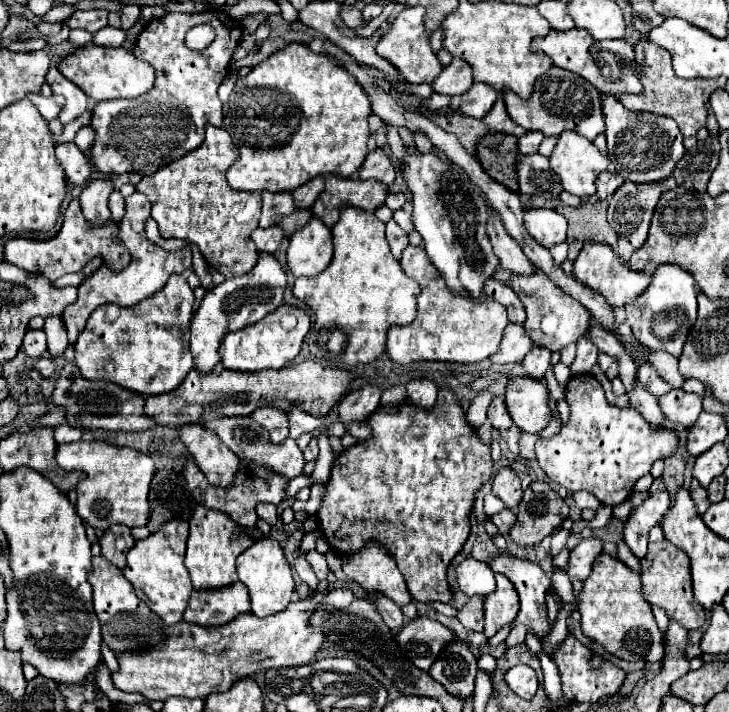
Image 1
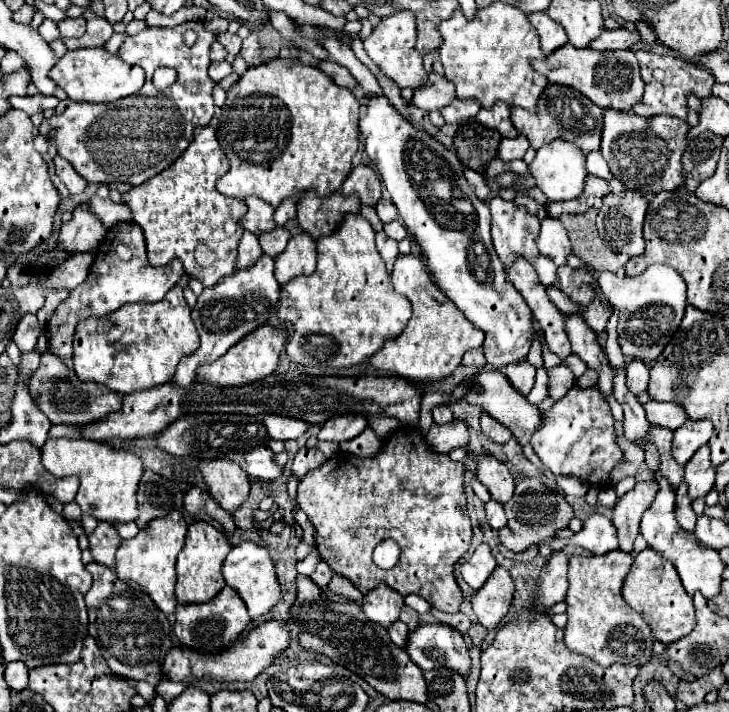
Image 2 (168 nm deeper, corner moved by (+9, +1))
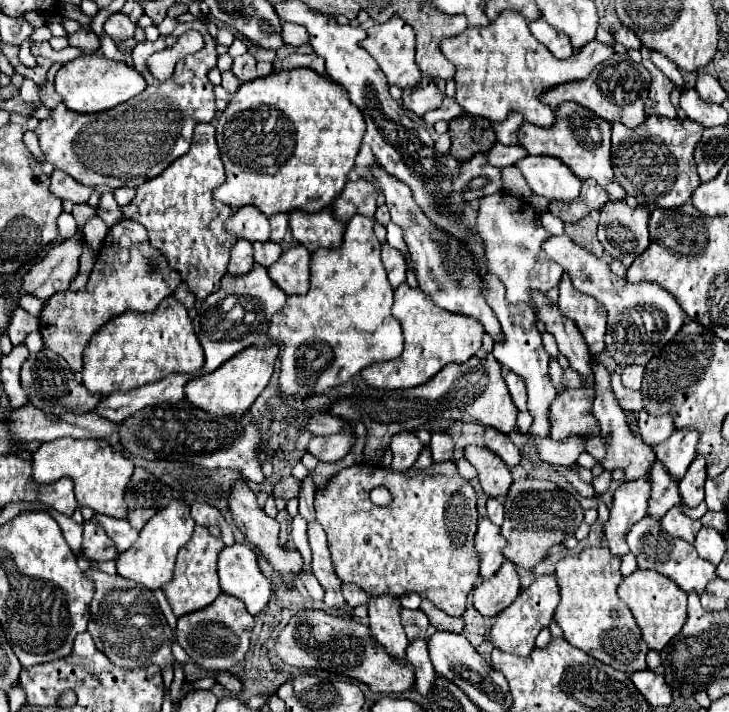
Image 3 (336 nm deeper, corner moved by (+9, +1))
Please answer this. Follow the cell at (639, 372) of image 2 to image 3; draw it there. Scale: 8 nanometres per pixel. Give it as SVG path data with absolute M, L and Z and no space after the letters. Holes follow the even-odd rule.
M628 365L622 369L622 385L628 389L640 389L642 375L644 375L642 365Z

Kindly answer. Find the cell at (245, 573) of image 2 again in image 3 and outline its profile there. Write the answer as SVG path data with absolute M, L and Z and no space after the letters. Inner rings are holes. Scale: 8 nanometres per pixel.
M248 545L224 547L218 555L218 575L222 593L238 597L250 615L258 615L268 605L272 587L258 569L256 555Z

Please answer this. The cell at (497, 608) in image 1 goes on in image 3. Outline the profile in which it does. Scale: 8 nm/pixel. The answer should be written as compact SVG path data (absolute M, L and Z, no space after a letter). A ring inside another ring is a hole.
M504 561L492 579L482 581L480 585L474 587L472 597L474 607L480 615L496 617L508 605L514 603L518 593L520 593L520 579L516 573L516 565Z

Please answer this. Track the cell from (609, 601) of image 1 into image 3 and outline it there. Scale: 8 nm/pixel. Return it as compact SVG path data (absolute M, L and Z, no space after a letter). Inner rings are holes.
M588 547L576 555L566 555L560 559L554 575L560 589L560 603L554 619L564 631L564 639L590 657L628 675L646 669L648 647L642 641L632 613L616 595L622 581L620 557L612 555L608 547Z

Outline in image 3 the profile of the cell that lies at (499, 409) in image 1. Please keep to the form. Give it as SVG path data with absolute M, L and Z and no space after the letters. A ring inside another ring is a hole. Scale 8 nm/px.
M486 429L486 447L490 451L494 451L506 465L514 467L520 463L522 459L522 453L520 449L500 431L492 431L492 429Z

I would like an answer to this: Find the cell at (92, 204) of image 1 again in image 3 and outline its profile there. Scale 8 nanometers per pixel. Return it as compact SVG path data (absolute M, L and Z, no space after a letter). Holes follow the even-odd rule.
M76 233L74 239L52 247L50 253L24 275L22 289L42 301L48 301L58 291L66 291L78 275L80 255L82 239L80 233Z

